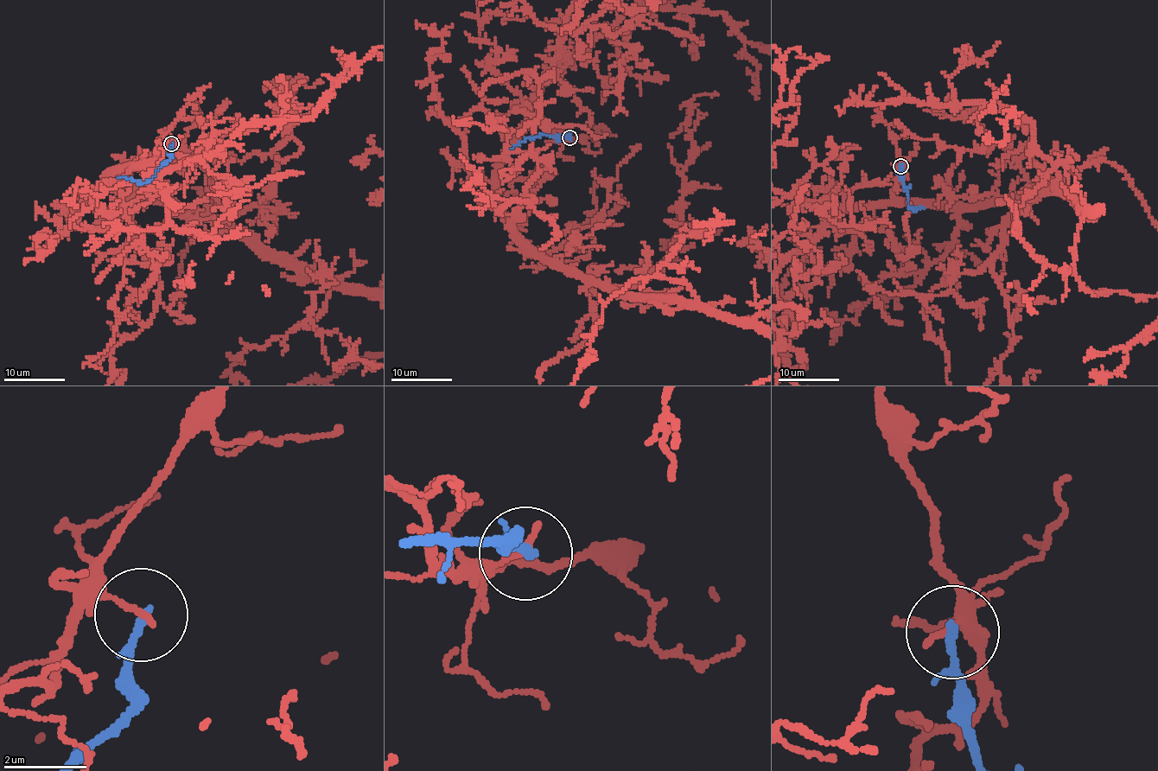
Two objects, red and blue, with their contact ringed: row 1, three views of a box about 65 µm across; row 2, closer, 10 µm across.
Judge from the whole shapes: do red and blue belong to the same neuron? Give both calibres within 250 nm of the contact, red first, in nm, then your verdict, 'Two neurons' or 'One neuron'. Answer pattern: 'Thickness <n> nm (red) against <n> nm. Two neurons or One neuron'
Thickness 160 nm (red) against 150 nm. Two neurons

